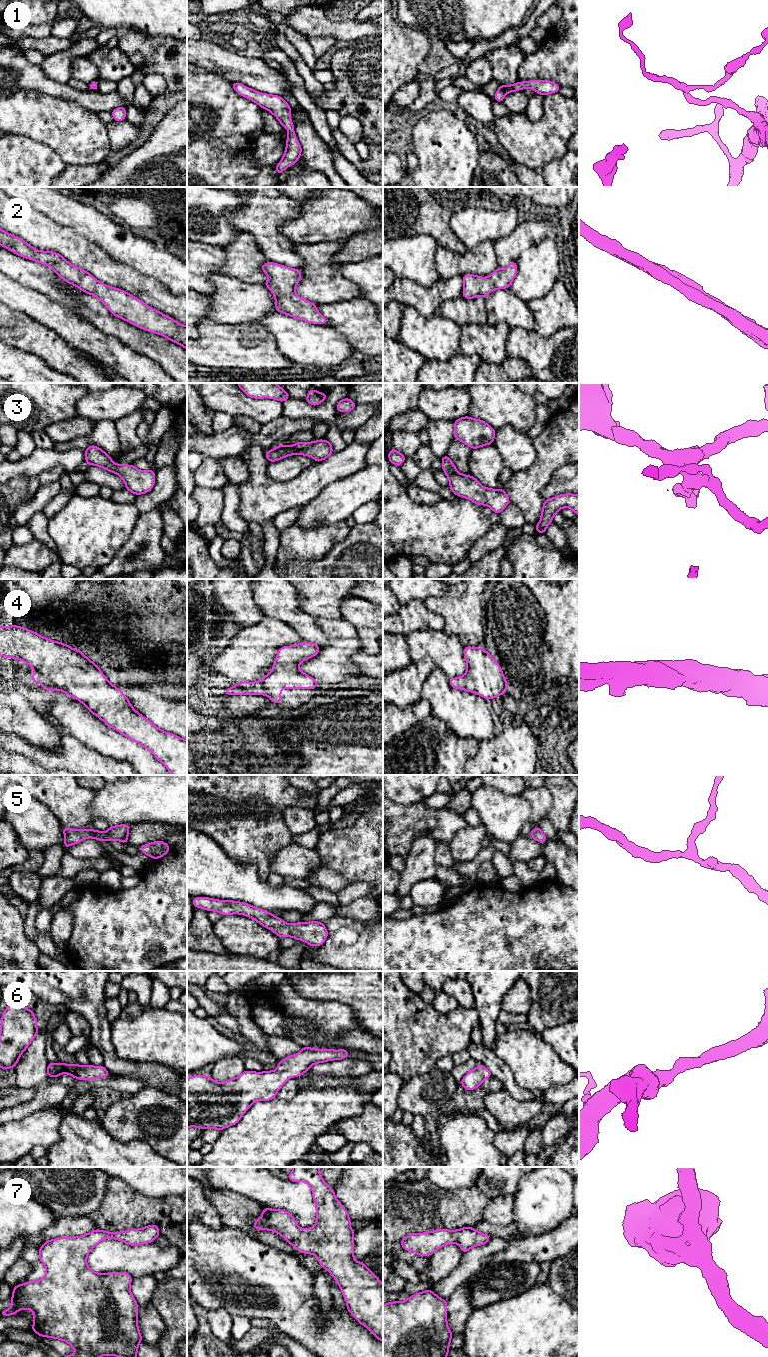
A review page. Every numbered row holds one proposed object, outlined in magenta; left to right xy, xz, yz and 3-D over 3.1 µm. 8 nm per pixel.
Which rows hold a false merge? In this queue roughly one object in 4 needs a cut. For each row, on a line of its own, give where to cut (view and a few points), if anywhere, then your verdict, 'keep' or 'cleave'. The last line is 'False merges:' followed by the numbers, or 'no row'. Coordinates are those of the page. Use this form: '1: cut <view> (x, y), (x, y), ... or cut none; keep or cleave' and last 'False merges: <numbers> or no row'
1: cut none; keep
2: cut none; keep
3: cut none; keep
4: cut none; keep
5: cut none; keep
6: cut none; keep
7: cut none; keep
False merges: no row

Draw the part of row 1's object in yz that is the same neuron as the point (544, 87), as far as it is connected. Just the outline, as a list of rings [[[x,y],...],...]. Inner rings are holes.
[[[532,80],[532,81],[524,81],[524,82],[517,82],[513,85],[500,85],[499,89],[495,93],[494,99],[500,103],[503,102],[505,95],[508,92],[516,92],[520,89],[531,88],[536,91],[538,94],[543,96],[558,92],[560,86],[548,80]]]

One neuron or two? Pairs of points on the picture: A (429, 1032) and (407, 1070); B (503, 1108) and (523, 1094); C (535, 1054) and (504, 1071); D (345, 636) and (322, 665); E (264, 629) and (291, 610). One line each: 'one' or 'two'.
A: one
B: two
C: two
D: one
E: two

